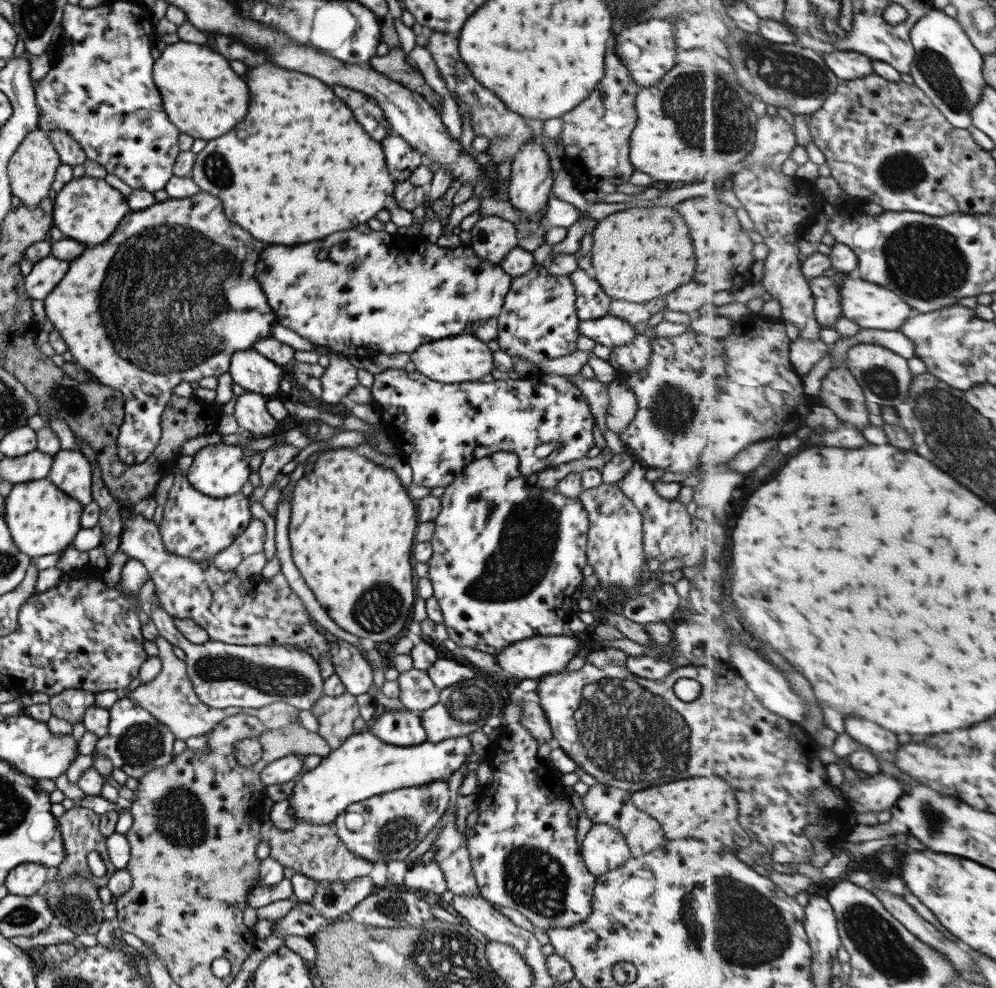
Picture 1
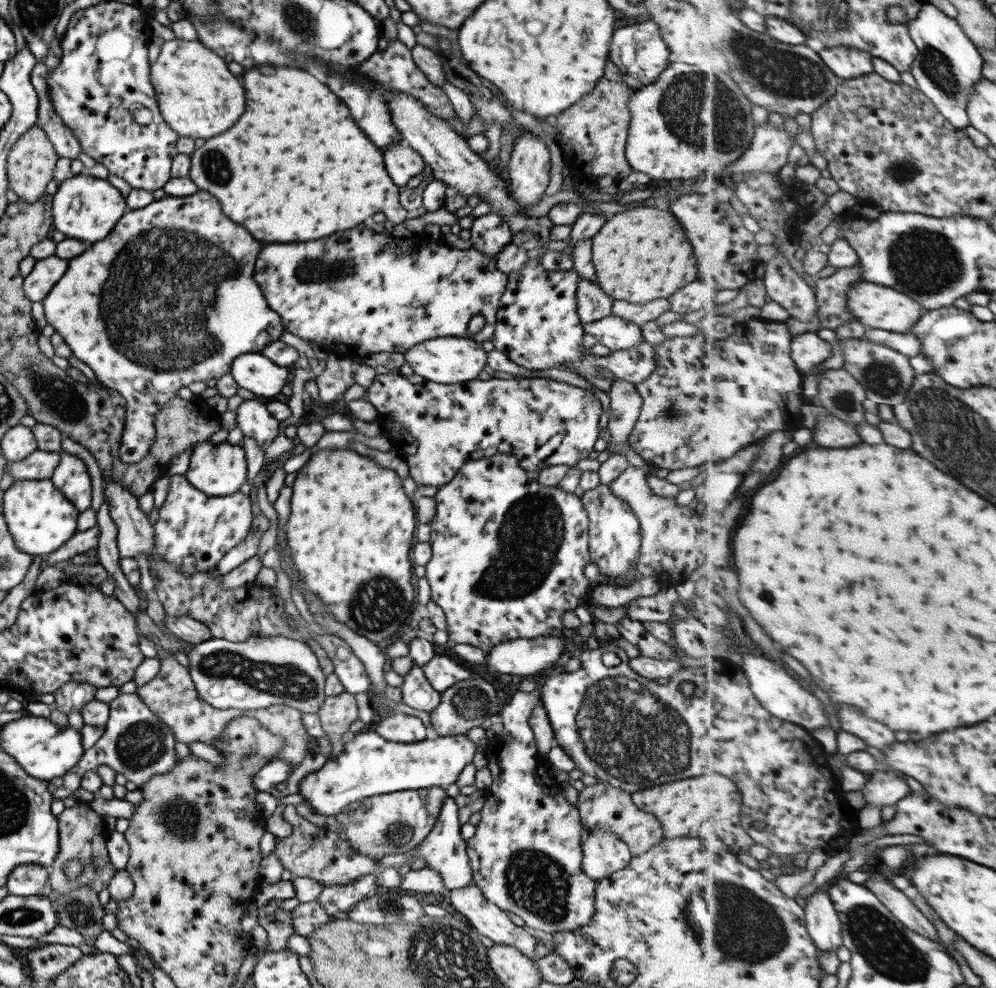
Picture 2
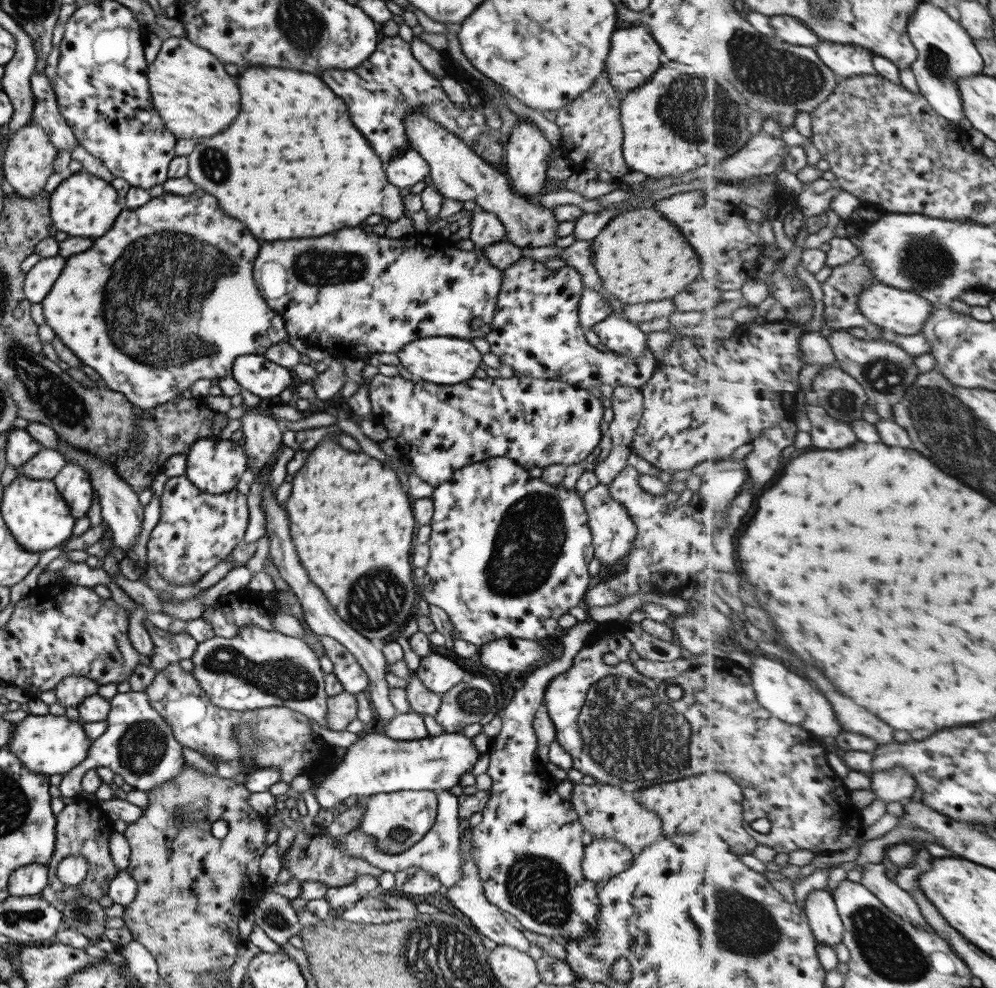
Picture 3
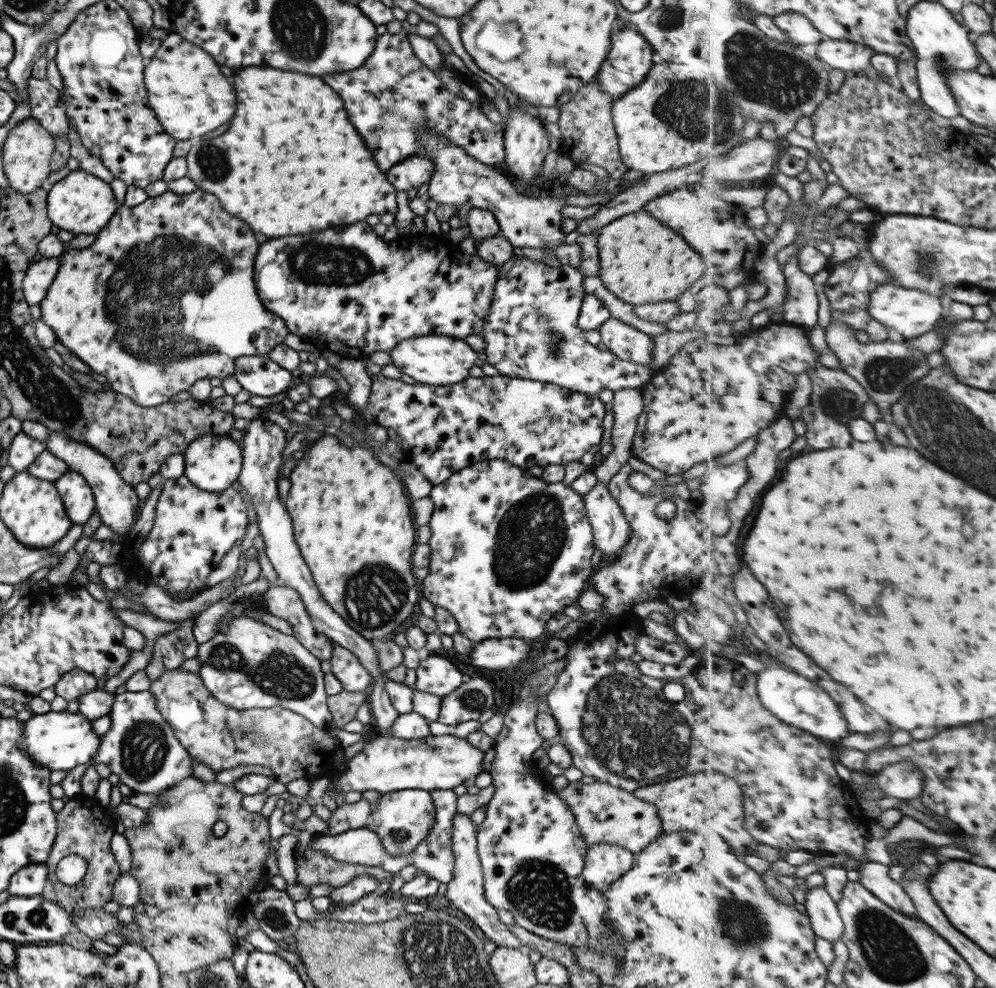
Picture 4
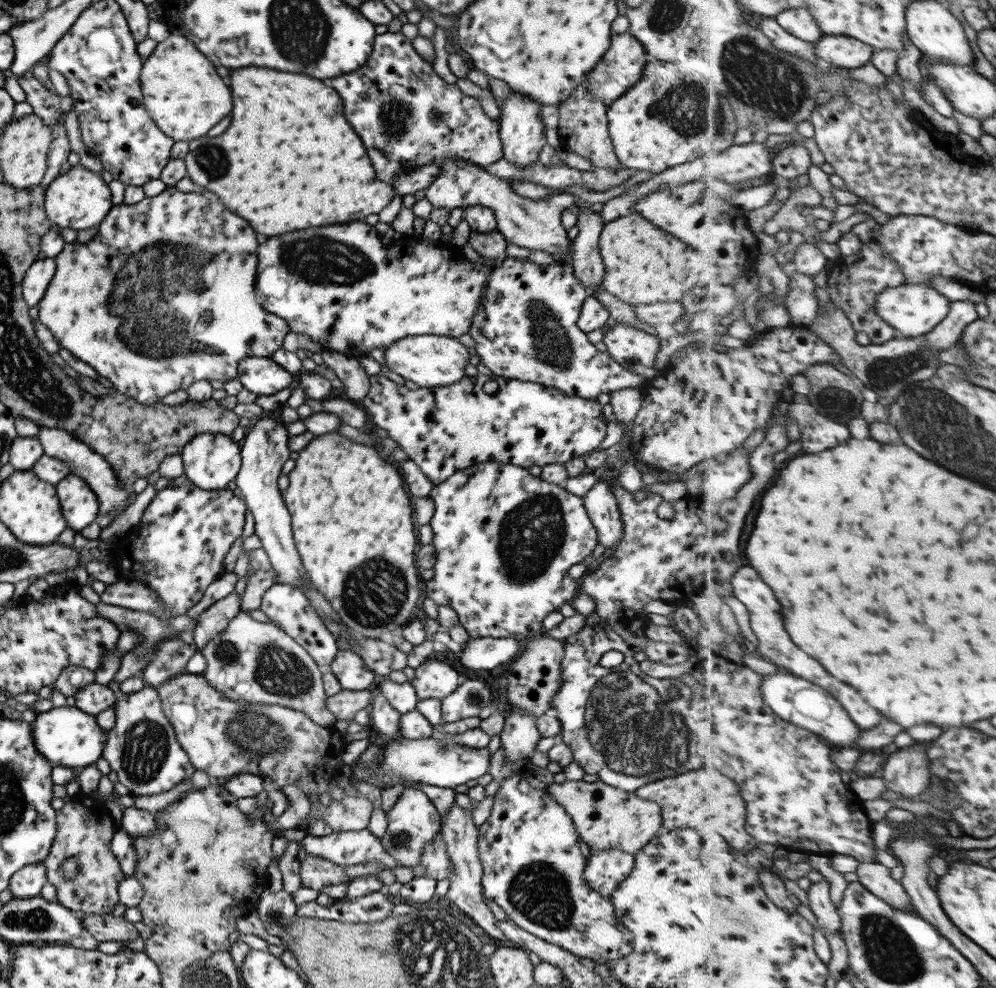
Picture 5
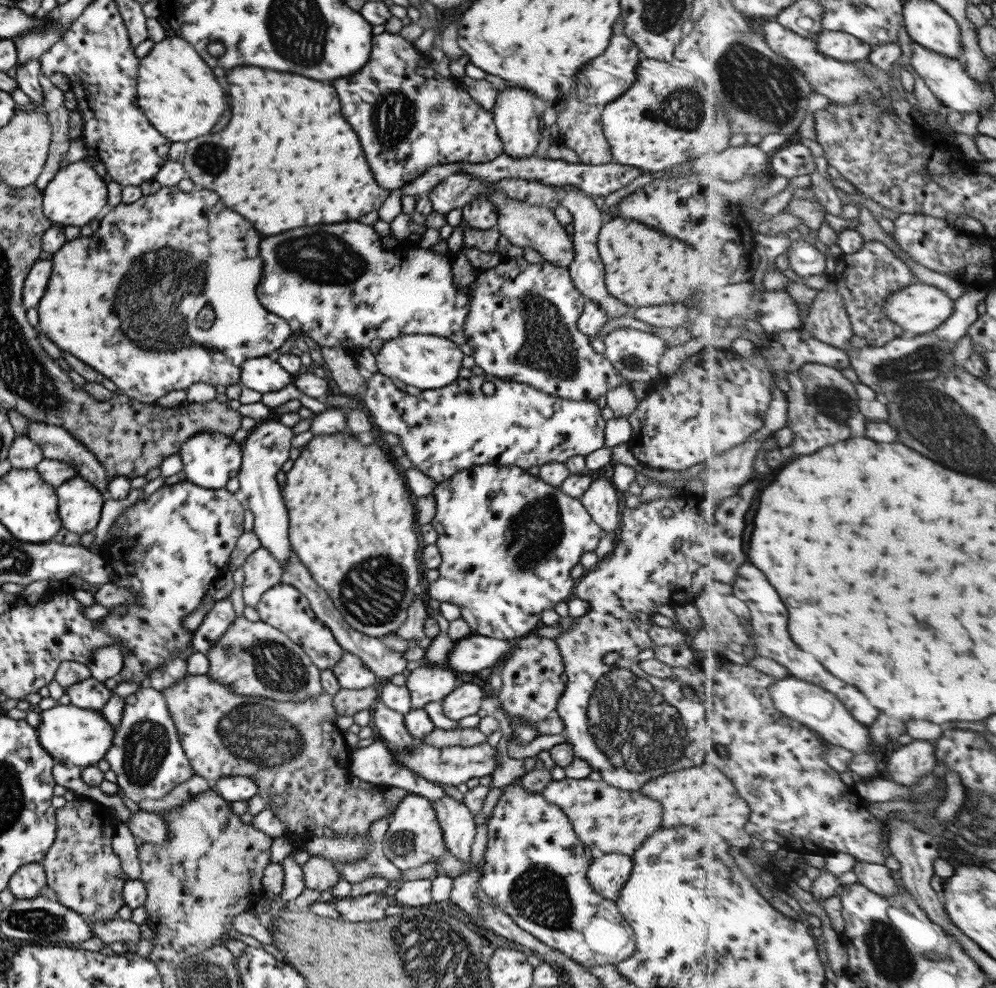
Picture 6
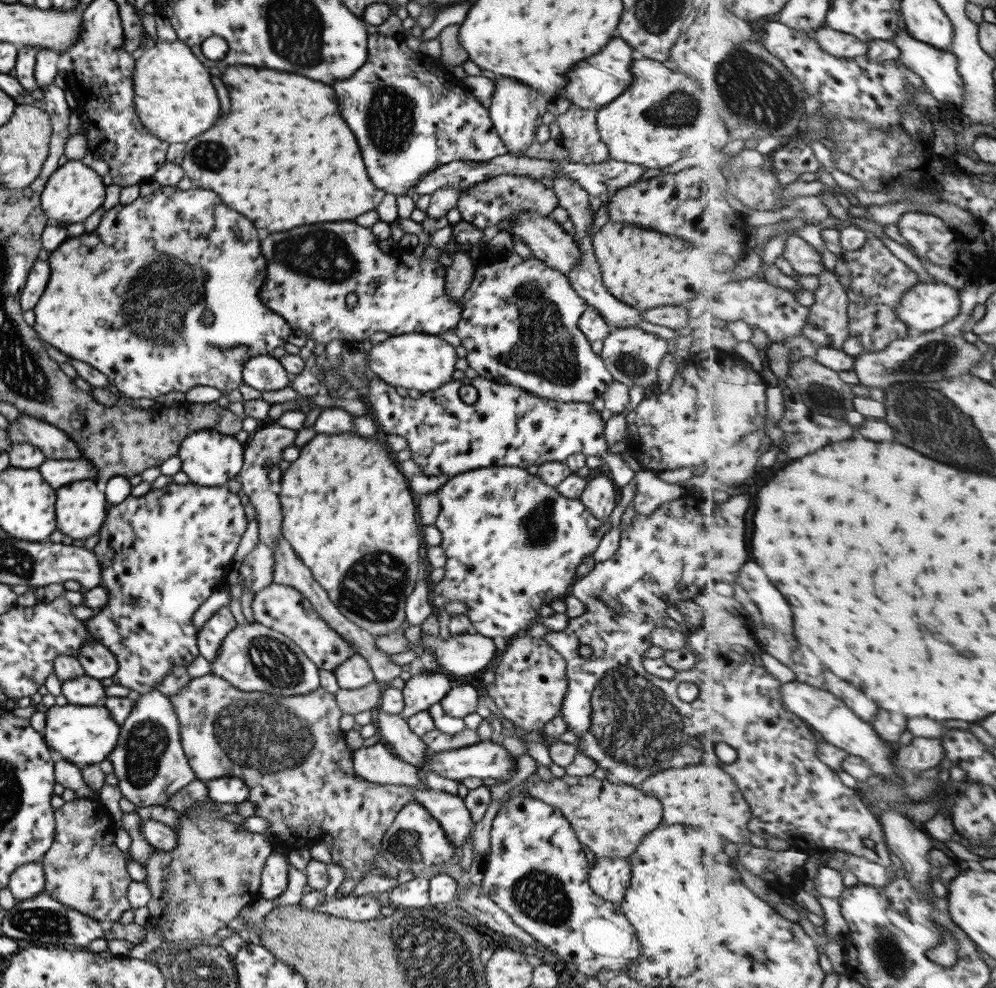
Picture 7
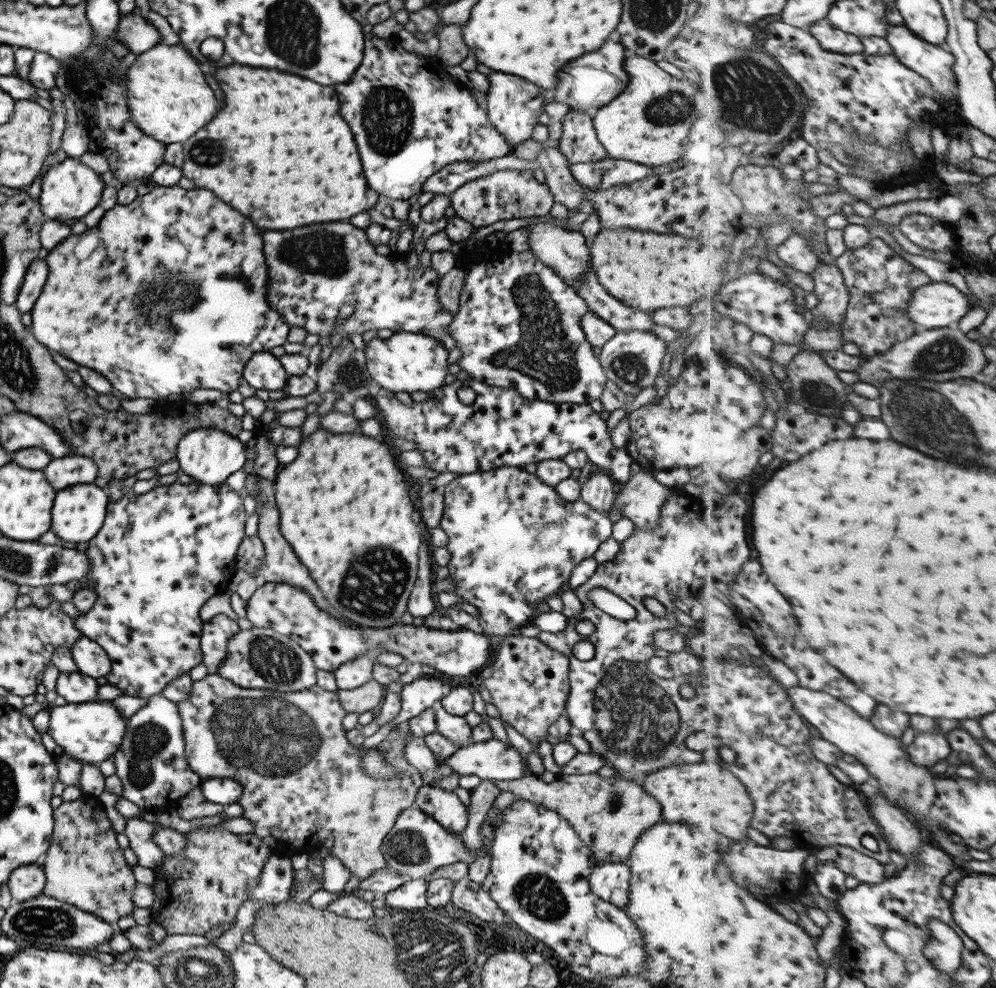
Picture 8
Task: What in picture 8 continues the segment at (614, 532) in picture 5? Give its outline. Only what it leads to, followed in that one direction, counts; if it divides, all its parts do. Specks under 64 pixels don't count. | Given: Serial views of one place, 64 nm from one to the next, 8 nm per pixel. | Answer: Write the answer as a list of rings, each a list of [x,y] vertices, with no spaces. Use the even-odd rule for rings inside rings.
[[[597,472],[581,485],[579,499],[597,512],[609,512],[616,493],[615,482],[608,475]]]

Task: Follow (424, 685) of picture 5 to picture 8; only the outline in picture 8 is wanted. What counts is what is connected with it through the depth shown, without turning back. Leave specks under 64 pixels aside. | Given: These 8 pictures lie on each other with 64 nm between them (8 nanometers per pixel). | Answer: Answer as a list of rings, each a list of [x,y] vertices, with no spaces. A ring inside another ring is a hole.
[[[440,675],[421,676],[411,683],[403,683],[400,691],[400,709],[397,716],[391,719],[391,724],[399,724],[413,718],[423,709],[439,701],[450,689],[444,677]]]

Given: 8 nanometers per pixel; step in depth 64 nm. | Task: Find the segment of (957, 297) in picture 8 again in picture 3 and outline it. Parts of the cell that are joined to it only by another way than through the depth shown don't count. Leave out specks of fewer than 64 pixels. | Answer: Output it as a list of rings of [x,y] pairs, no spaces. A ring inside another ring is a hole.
[[[875,282],[873,286],[866,288],[860,294],[860,309],[867,315],[869,322],[873,322],[873,325],[877,324],[881,328],[905,336],[920,334],[925,329],[927,321],[937,311],[936,306],[930,300],[926,300],[915,291],[901,290],[879,282]]]

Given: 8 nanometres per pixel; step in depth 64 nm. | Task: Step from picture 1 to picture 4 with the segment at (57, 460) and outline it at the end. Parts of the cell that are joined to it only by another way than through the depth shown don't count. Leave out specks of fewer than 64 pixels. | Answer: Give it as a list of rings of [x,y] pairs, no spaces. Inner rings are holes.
[[[67,470],[52,483],[72,525],[87,522],[94,510],[94,496],[85,479],[79,473]]]

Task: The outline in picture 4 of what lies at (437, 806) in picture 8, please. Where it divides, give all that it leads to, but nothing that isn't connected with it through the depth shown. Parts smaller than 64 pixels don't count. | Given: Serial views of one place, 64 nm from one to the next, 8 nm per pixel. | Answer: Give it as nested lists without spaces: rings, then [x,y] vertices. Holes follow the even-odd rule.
[[[456,813],[451,818],[451,852],[453,853],[453,878],[449,880],[444,894],[448,902],[453,904],[457,910],[460,910],[496,947],[508,947],[515,949],[523,949],[521,941],[517,936],[511,933],[507,925],[504,925],[497,918],[496,908],[493,908],[484,897],[482,887],[482,874],[477,860],[475,828],[471,820],[463,814]]]

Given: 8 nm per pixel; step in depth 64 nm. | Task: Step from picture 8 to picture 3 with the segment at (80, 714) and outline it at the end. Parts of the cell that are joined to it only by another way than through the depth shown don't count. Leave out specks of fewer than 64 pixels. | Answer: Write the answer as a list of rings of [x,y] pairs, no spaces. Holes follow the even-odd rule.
[[[51,713],[27,714],[10,730],[9,750],[18,756],[25,768],[37,774],[46,774],[49,778],[52,774],[64,775],[80,764],[87,756],[91,743],[85,734],[84,723],[80,719],[71,721],[64,714],[59,716]]]

